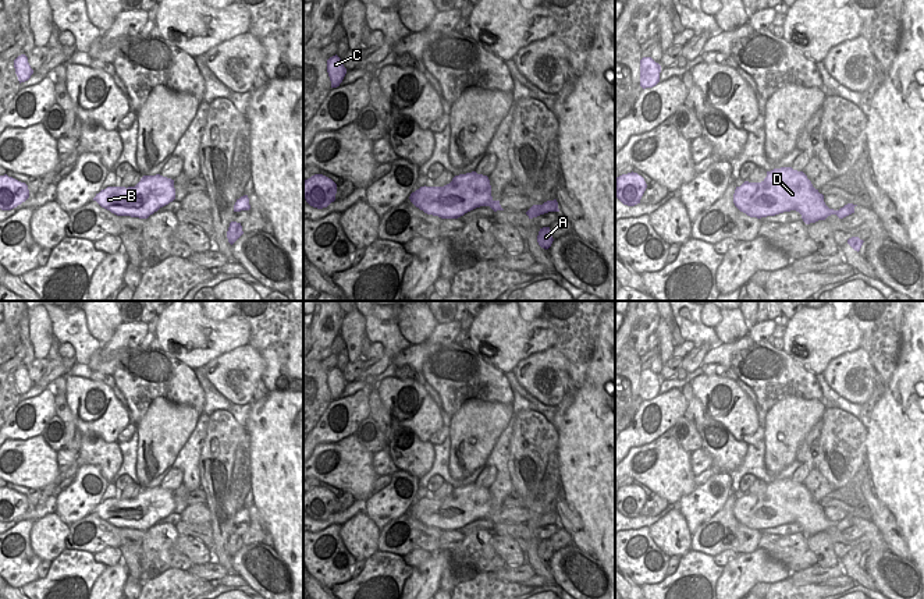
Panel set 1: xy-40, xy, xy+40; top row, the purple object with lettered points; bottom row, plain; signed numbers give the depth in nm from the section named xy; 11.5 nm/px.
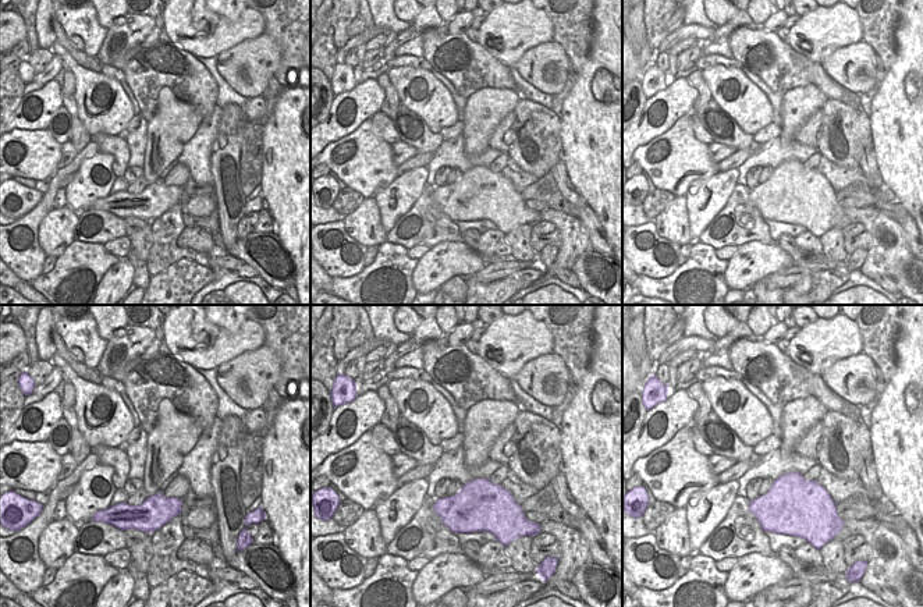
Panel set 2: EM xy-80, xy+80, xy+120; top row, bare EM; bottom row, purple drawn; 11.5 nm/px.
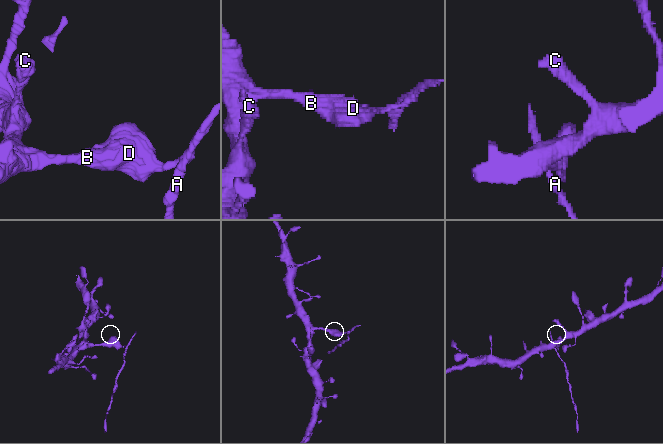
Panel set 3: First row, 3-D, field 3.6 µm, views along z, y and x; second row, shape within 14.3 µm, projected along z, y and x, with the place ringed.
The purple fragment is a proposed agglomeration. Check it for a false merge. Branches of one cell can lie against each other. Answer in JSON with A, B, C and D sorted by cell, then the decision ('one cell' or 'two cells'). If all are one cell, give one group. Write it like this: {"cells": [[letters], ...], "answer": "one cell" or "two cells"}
{"cells": [["A"], ["B", "C", "D"]], "answer": "two cells"}

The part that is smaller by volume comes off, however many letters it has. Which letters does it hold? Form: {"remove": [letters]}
{"remove": ["A"]}

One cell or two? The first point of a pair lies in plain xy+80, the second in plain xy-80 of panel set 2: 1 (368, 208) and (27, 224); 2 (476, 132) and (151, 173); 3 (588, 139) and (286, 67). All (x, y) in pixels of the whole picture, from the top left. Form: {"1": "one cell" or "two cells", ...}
{"1": "two cells", "2": "one cell", "3": "two cells"}

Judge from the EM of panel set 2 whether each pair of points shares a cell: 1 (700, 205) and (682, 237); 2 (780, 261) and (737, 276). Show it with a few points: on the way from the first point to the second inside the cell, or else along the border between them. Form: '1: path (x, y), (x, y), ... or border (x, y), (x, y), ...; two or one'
1: border (684, 196), (689, 234), (693, 240); two
2: path (769, 261), (758, 261), (746, 266); one

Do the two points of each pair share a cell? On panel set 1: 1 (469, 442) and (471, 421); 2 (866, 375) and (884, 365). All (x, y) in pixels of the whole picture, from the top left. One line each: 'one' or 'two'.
1: one
2: two

